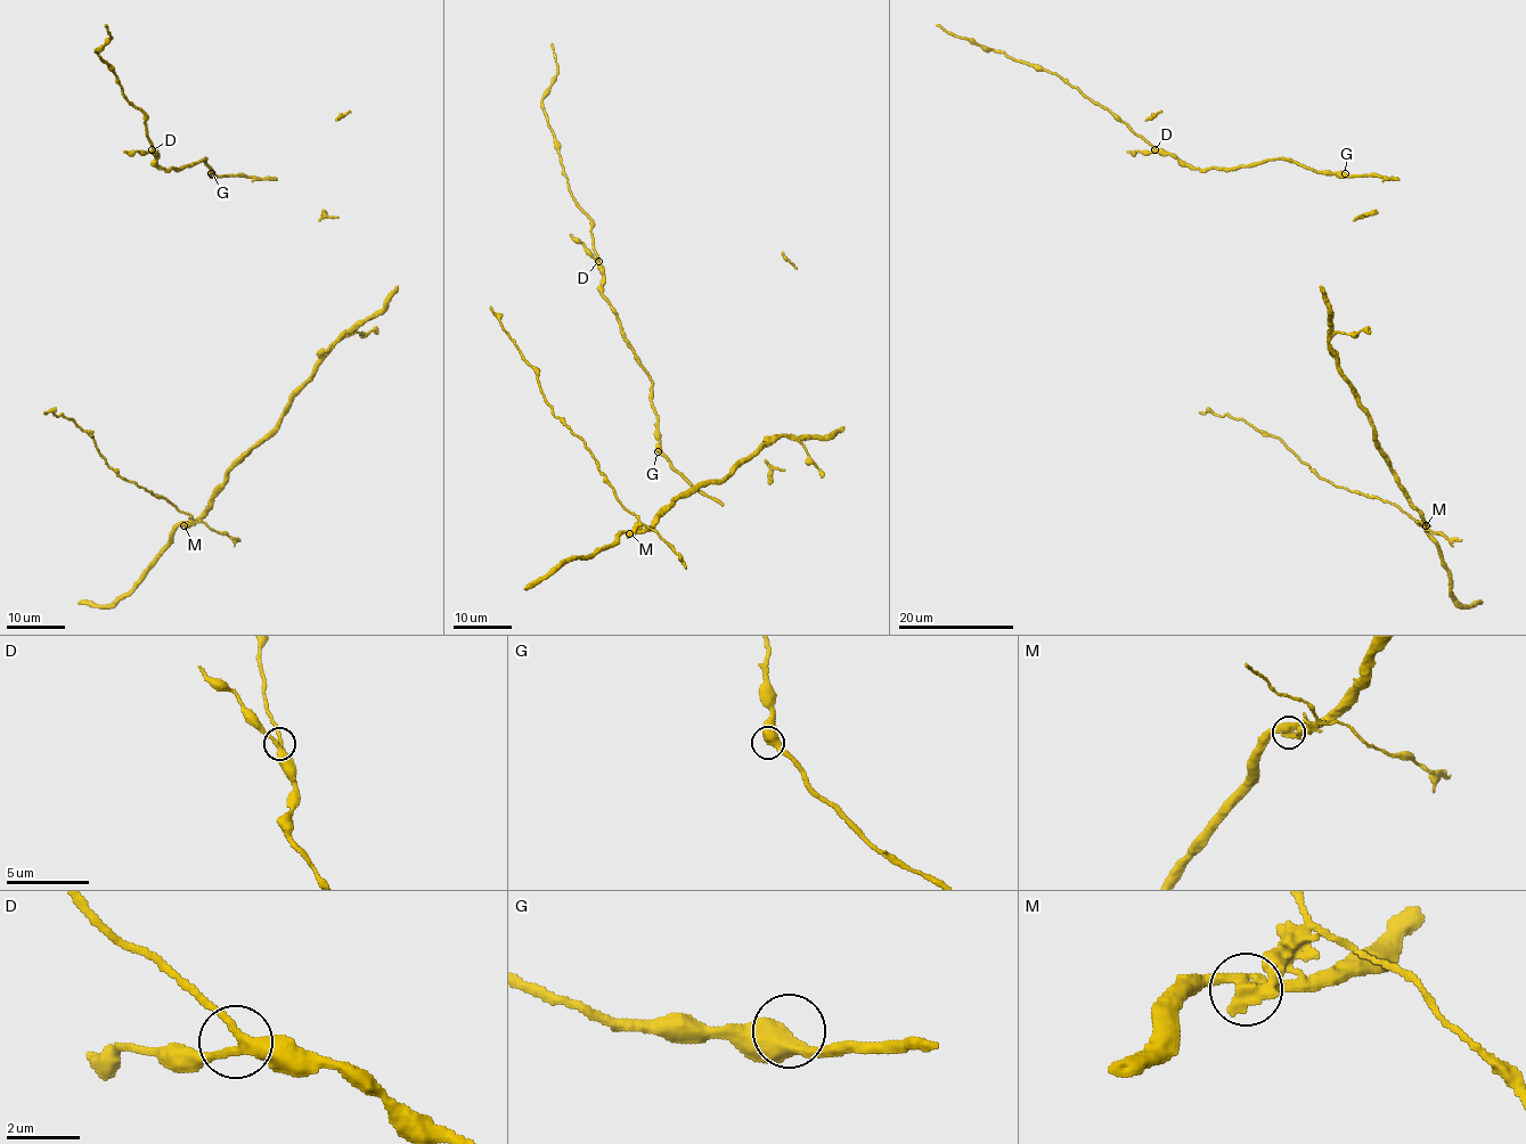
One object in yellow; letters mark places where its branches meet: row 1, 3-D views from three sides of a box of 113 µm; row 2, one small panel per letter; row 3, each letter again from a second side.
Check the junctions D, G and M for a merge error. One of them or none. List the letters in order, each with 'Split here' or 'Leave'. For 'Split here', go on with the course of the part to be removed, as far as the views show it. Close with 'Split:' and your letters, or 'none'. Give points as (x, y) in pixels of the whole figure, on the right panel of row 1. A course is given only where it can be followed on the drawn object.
D: Leave
G: Leave
M: Split here. Course of the part to remove: (1426, 525), (1390, 503), (1322, 479), (1276, 438), (1263, 434), (1241, 418), (1199, 411)
Split: M

